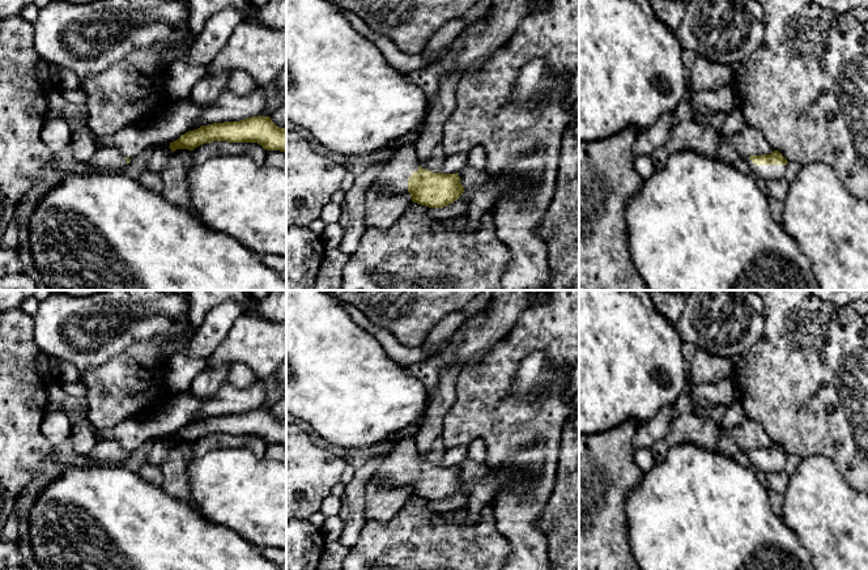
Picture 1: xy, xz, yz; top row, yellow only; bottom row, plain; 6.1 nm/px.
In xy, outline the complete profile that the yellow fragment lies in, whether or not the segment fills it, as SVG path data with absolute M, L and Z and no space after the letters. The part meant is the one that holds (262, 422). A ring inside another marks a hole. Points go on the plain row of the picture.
M251 409L239 414L224 414L201 418L188 424L178 433L170 435L170 442L193 443L213 434L258 435L267 443L286 446L286 421L277 420L269 409Z

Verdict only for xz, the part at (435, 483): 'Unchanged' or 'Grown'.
Grown

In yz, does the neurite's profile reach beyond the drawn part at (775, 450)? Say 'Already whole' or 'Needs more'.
Needs more

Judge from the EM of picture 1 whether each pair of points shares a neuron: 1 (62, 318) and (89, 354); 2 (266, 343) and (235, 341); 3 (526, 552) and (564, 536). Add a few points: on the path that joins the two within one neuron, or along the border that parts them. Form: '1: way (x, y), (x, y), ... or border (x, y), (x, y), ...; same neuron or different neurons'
1: way (71, 327), (88, 345); same neuron
2: way (258, 343), (243, 341); same neuron
3: border (540, 513), (537, 528), (545, 539), (548, 556); different neurons

